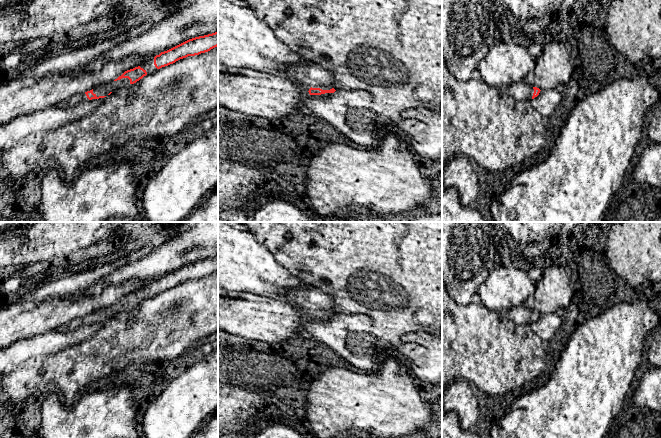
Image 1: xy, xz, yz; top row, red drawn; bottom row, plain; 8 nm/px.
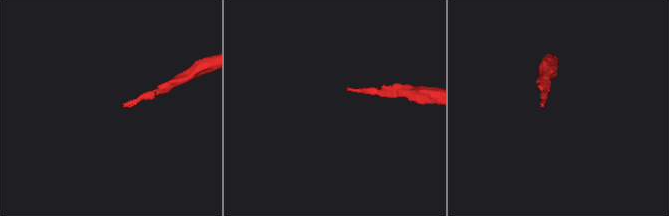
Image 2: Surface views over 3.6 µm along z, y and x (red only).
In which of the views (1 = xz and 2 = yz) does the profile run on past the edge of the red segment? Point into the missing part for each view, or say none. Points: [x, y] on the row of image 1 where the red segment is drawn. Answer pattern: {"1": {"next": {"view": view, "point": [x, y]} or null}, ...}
{"1": {"next": {"view": "xz", "point": [306, 75]}}, "2": {"next": {"view": "yz", "point": [519, 91]}}}

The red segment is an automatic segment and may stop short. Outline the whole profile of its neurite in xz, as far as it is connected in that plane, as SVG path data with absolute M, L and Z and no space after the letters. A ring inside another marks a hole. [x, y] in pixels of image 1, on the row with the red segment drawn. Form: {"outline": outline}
{"outline": "M298 63L290 66L285 76L295 82L300 88L308 91L310 95L334 93L334 74L323 67L312 63Z"}

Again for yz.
{"outline": "M525 80L514 83L509 87L510 95L517 101L534 99L540 91L539 88L528 85Z"}

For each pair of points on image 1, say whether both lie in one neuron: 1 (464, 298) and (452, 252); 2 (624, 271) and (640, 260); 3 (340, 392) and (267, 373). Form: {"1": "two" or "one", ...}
{"1": "one", "2": "one", "3": "two"}

